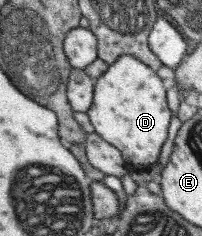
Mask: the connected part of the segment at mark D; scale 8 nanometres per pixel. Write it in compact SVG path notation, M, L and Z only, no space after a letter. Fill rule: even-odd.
M123 54L94 80L92 102L86 114L94 132L118 149L124 160L151 166L167 139L167 125L172 117L165 103L165 91L161 79L148 65Z

